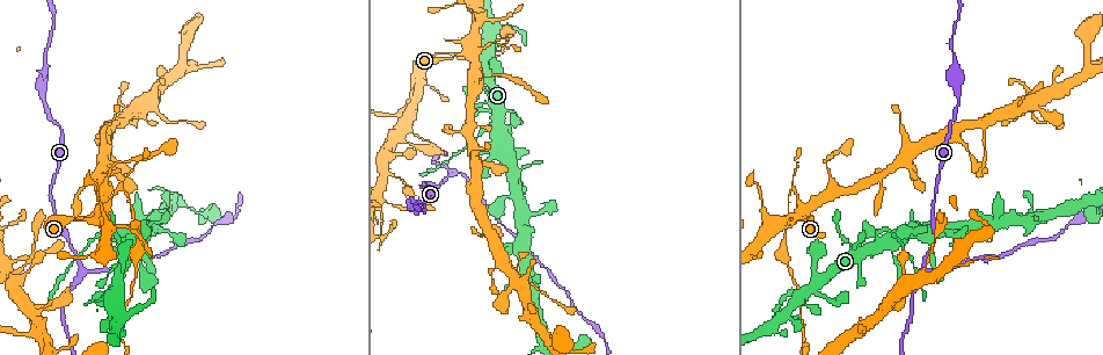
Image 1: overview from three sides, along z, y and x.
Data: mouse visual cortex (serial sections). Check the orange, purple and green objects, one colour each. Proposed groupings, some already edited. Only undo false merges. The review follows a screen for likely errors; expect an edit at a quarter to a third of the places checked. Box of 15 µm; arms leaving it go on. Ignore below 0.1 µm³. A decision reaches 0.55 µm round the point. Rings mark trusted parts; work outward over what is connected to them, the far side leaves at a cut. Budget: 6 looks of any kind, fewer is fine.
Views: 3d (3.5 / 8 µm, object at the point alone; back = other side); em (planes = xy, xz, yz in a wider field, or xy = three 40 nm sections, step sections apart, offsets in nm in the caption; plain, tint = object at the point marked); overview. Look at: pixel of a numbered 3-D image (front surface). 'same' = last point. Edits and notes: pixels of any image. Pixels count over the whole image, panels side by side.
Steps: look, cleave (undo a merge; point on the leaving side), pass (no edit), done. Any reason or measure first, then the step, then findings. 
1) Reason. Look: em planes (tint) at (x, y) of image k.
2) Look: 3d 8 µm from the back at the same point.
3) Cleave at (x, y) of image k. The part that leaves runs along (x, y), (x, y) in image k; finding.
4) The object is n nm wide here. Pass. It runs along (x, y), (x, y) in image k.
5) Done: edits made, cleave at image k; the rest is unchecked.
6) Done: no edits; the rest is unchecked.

Abrupt turn. Look: 3d 3.5 µm at (485, 49) of image 1.

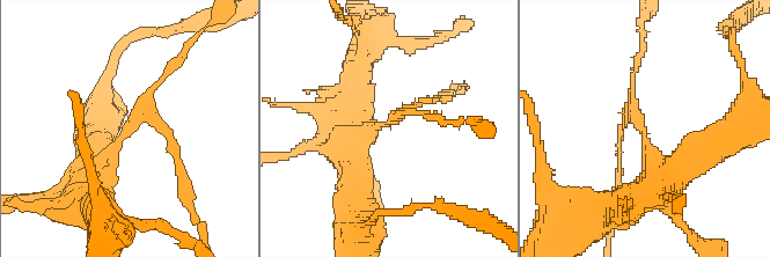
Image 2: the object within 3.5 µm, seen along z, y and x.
Shape alone is not enough. Look: em xy step 1 (tint) at (126, 133) of image 2.

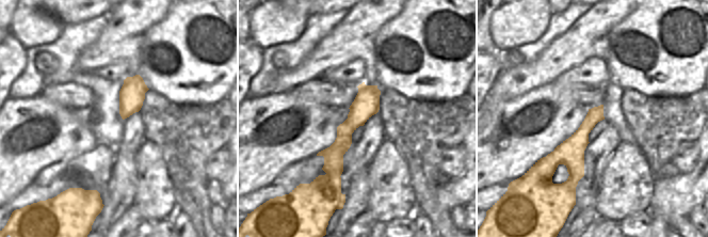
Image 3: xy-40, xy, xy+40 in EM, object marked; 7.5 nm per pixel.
Cleave at (640, 119) of image 2. The part that leaves runs along (652, 153), (631, 115), (622, 125), (620, 153) in image 2; two cells meet here.

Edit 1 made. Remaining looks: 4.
Look: overview.

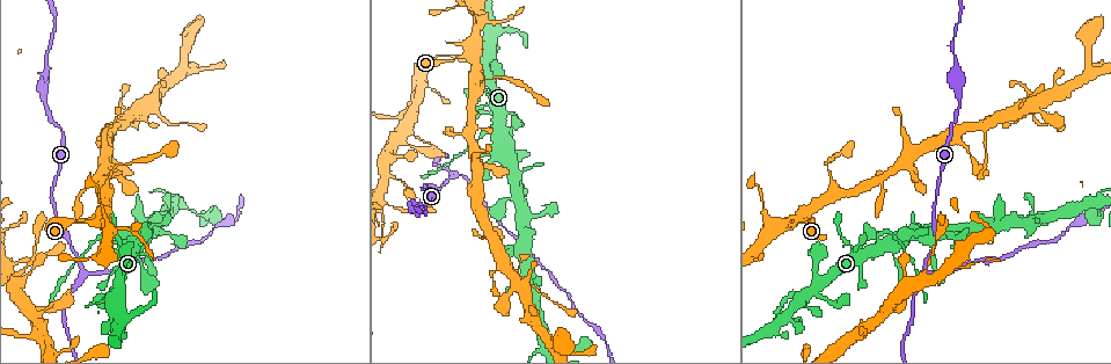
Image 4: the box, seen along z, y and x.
Calibre changes. Look: 3d 8 µm at (484, 132) of image 4.

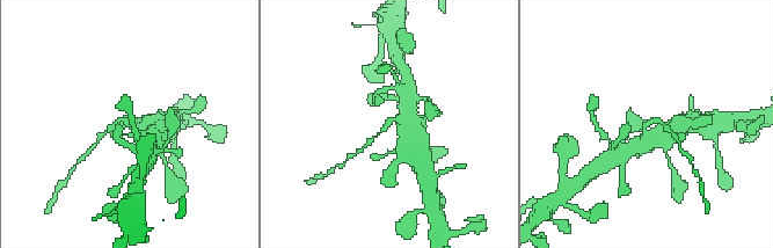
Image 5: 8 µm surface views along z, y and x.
Zoom in. Look: 3d 3.5 µm from the back at (645, 127) of image 5.

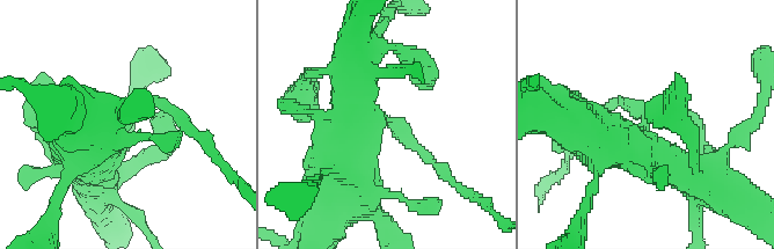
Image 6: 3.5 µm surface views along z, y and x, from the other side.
Look: em xy step 1 (tint) at (644, 121) of image 6.

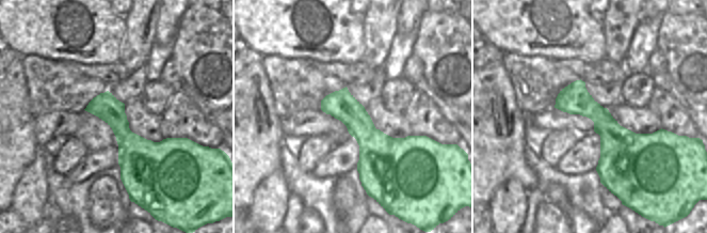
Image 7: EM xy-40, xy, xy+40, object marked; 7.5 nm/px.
Cleave at (413, 145) of image 6. The part that leaves runs along (389, 122), (453, 183) in image 6; a second cell is stuck on.

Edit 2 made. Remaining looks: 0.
Done: edits made, cleave at image 2, cleave at image 6; the rest is unchecked.

